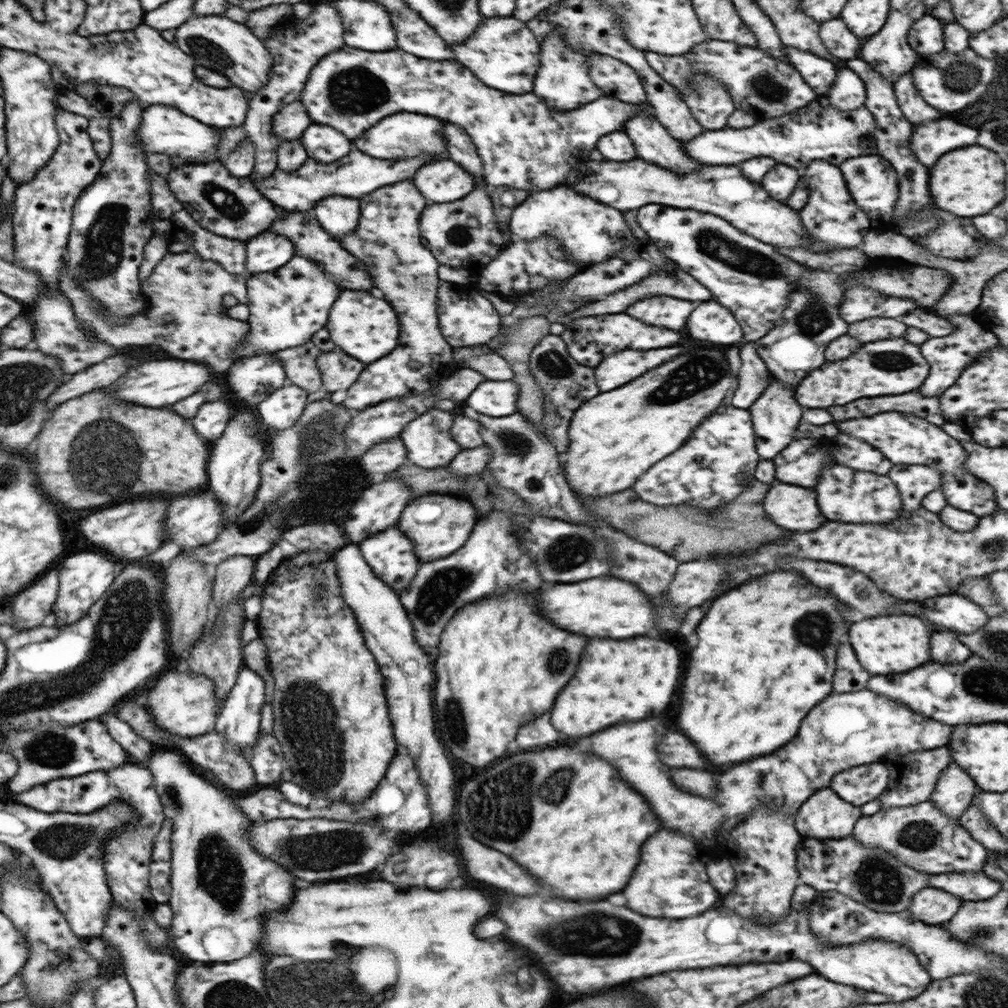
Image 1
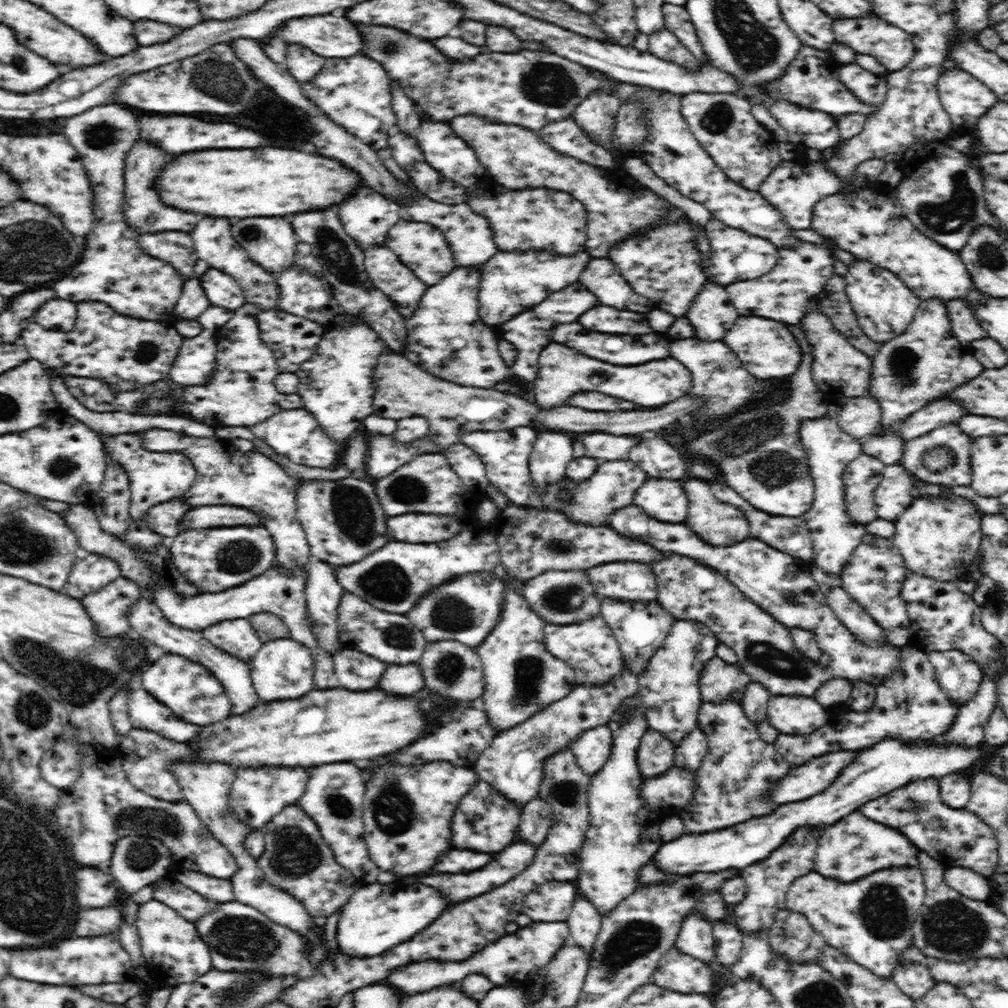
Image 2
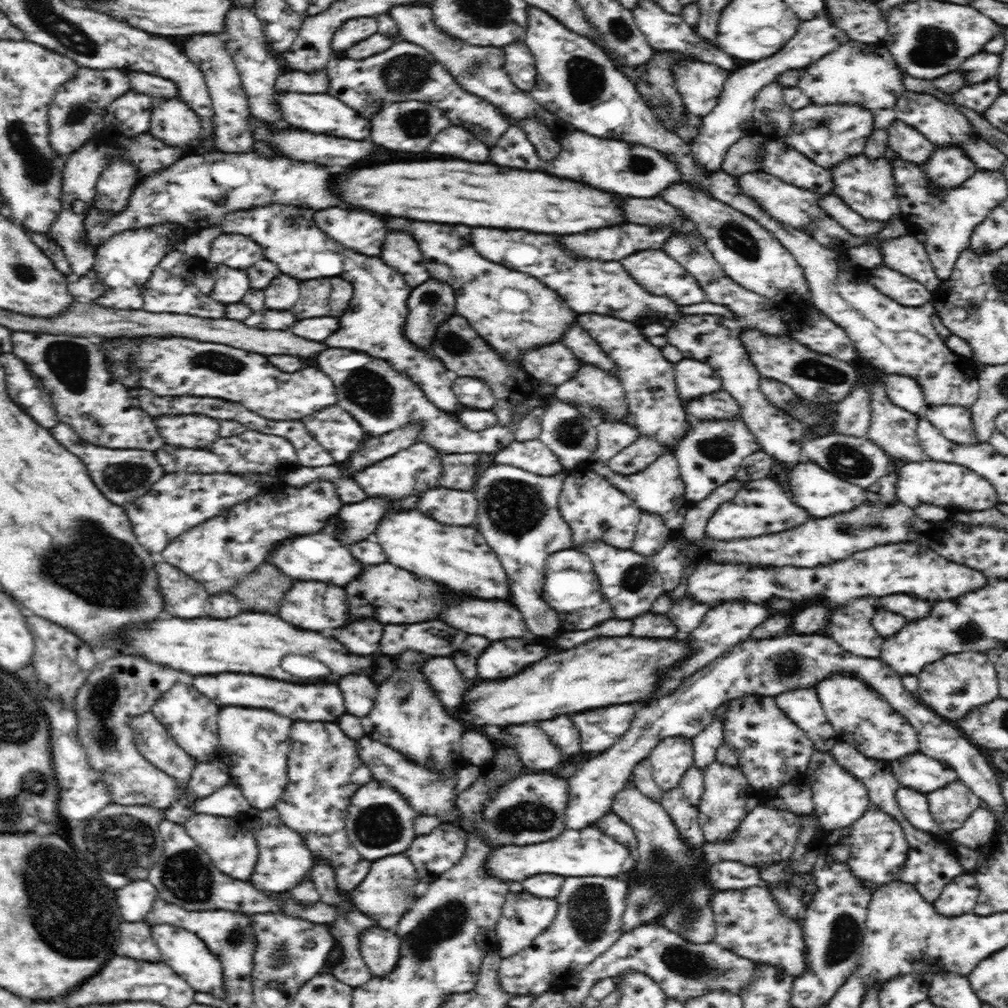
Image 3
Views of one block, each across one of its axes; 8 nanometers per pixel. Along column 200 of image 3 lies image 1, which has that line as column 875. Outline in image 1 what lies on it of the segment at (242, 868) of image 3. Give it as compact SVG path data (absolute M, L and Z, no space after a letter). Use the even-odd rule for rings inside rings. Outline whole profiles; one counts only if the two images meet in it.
M929 801L914 806L880 809L872 816L863 816L856 821L852 834L862 846L884 849L906 866L930 875L980 872L986 864L986 856L991 854L985 846L972 839L958 820L948 818Z

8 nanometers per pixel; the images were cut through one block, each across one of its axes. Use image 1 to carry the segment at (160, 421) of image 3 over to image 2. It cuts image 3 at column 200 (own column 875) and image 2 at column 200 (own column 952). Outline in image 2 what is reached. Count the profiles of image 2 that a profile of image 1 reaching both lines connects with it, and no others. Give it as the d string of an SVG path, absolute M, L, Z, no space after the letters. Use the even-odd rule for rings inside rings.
M152 428L142 433L142 447L146 450L154 452L174 452L186 455L194 465L195 481L192 486L182 495L179 500L188 506L198 508L198 506L241 506L251 510L259 516L259 522L269 535L273 538L276 546L274 567L282 567L288 569L293 574L298 574L305 566L309 566L313 556L310 552L306 533L298 522L298 508L296 504L296 480L286 474L278 463L272 461L257 450L244 452L230 446L226 446L226 442L216 436L212 438L198 438L189 434L180 432L172 432L172 430L160 430L160 428Z

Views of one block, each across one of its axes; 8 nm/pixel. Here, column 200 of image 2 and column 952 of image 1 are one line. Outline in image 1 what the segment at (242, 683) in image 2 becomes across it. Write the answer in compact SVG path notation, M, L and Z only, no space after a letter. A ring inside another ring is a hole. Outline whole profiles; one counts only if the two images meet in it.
M956 632L934 634L930 644L930 660L938 664L962 664L972 655L971 650L958 640Z

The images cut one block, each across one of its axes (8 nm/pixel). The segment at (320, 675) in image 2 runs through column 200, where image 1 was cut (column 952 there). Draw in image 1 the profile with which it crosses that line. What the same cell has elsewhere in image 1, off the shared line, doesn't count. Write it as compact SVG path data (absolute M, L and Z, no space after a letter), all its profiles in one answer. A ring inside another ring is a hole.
M958 593L926 600L924 616L938 626L948 626L948 630L962 634L970 634L981 629L989 619L978 603Z

